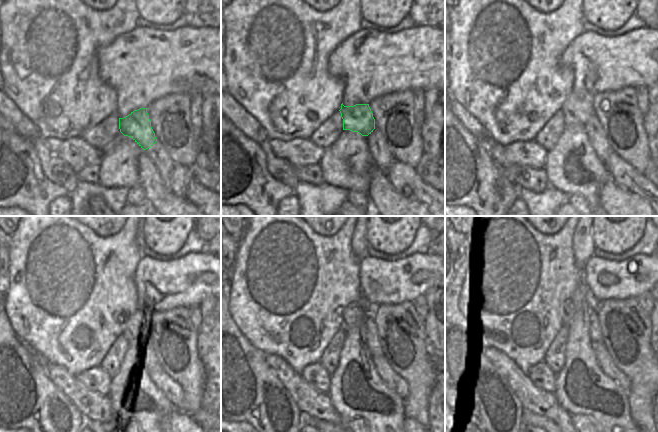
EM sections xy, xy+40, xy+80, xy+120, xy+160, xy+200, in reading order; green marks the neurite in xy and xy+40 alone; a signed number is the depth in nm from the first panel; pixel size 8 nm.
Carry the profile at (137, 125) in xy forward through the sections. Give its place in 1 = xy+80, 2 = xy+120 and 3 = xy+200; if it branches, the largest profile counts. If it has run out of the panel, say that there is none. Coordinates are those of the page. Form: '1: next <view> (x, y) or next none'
1: next xy+80 (578, 107)
2: next xy+120 (133, 325)
3: next xy+200 (568, 306)

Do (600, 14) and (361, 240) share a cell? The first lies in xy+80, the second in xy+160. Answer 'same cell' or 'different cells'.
different cells

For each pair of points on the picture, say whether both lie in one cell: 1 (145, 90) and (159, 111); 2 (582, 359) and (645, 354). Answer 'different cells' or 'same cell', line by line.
1: different cells
2: different cells

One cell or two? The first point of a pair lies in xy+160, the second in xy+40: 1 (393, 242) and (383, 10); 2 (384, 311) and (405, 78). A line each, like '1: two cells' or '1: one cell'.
1: one cell
2: two cells

